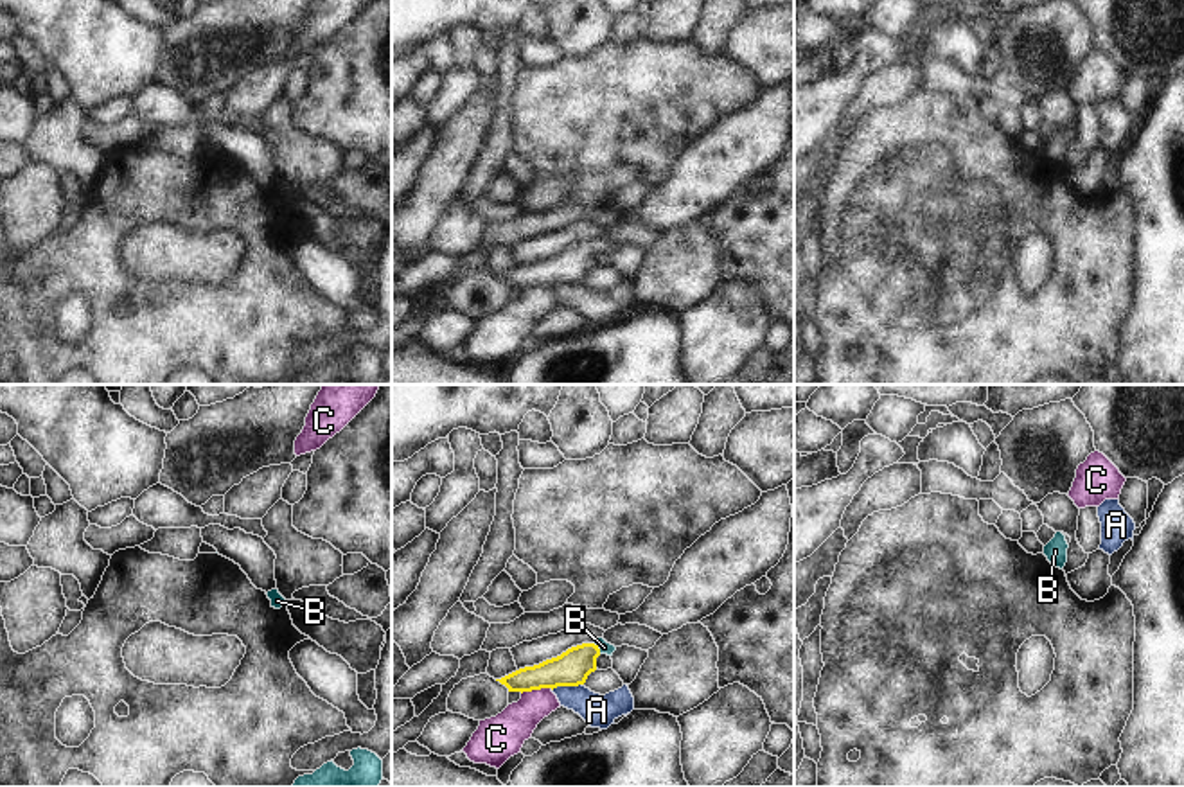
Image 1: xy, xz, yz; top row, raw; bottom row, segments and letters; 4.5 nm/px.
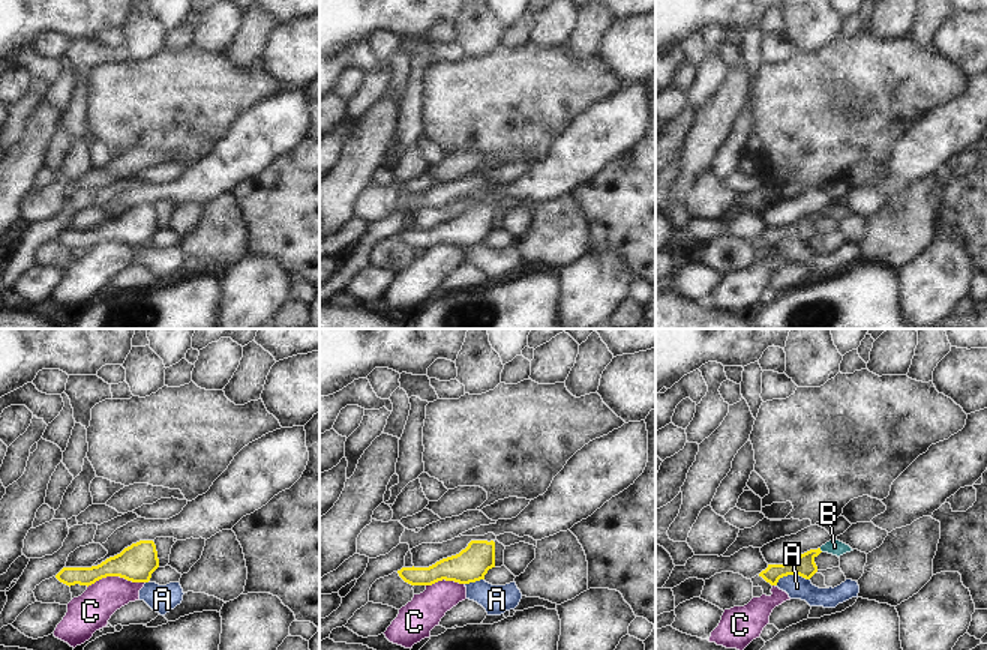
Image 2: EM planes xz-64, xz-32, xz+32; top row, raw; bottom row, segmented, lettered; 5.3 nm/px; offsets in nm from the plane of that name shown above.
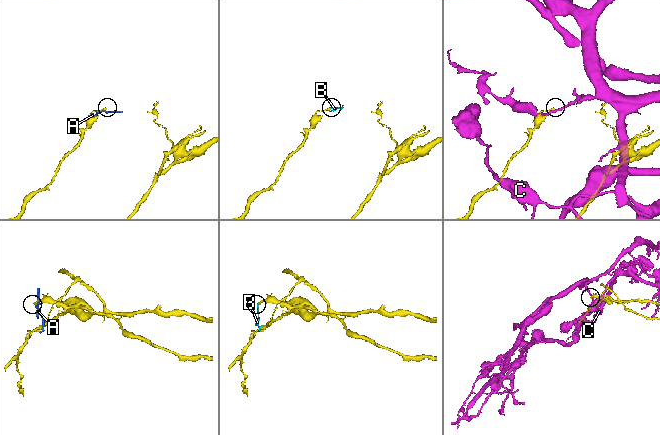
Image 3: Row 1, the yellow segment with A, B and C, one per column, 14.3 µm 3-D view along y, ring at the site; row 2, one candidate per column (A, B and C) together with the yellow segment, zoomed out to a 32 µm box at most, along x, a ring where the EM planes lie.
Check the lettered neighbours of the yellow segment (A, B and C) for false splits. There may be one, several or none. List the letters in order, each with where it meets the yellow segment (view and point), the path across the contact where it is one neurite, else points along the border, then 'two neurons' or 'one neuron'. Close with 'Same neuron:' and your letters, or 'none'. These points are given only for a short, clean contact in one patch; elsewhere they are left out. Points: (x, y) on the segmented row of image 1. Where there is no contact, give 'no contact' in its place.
A: meets yellow in xz at (566, 685); border along xz (581, 683), (552, 690); two neurons
B: meets yellow in xz at (597, 647); runs through xz (570, 669), (597, 647), (604, 647); one neuron
C: meets yellow in xz at (536, 689); border along xz (552, 689), (532, 689), (521, 694); two neurons
Same neuron: B

